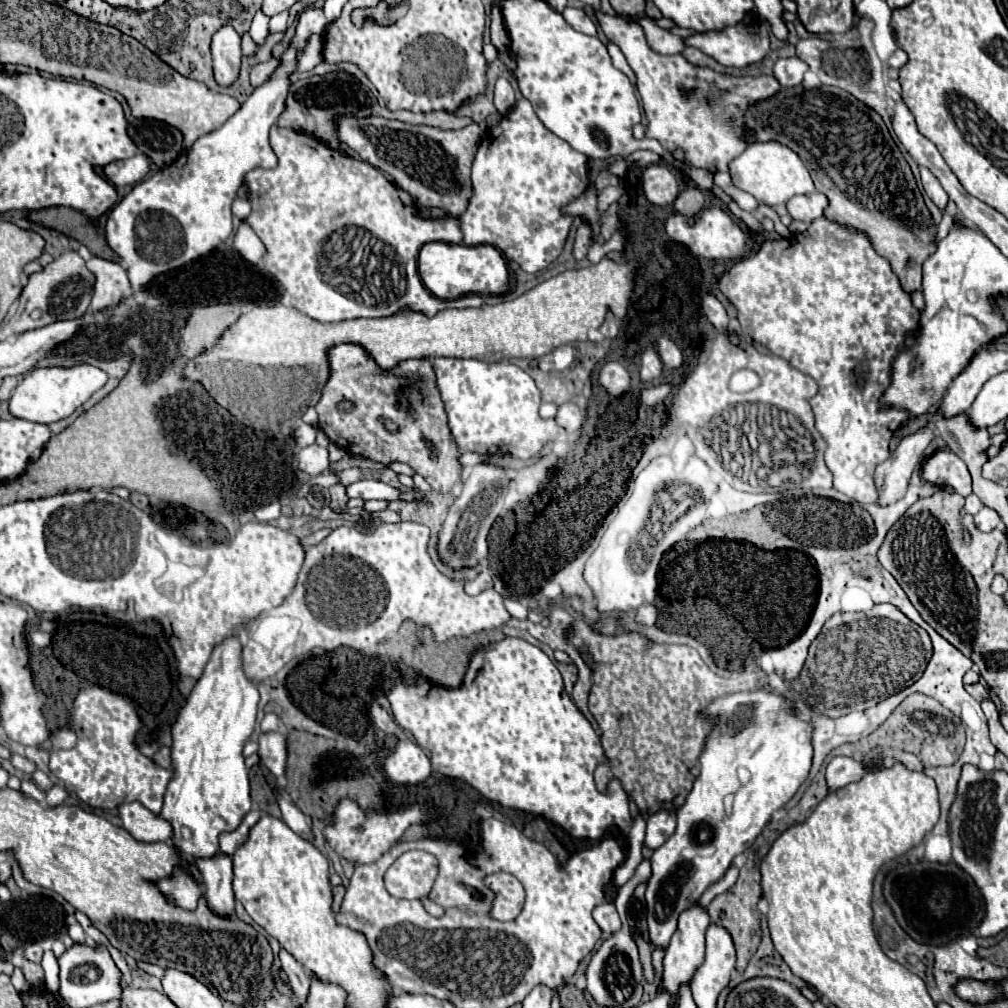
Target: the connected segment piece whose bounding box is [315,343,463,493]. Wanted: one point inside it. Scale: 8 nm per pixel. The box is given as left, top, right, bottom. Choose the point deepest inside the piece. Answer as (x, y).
(407, 394)

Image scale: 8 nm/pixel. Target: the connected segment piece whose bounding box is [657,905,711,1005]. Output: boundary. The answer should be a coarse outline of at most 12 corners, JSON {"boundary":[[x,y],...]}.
{"boundary":[[693,905],[667,945],[657,993],[677,1005],[705,957],[709,915]]}

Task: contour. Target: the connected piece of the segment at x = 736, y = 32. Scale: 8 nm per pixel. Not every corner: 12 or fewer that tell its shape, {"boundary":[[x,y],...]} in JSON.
{"boundary":[[761,21],[687,37],[725,67],[745,67],[769,51]]}

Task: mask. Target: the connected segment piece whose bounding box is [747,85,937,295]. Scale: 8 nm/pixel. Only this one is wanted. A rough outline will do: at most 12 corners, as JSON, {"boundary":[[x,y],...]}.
{"boundary":[[839,87],[747,111],[909,295],[937,225],[883,119]]}

